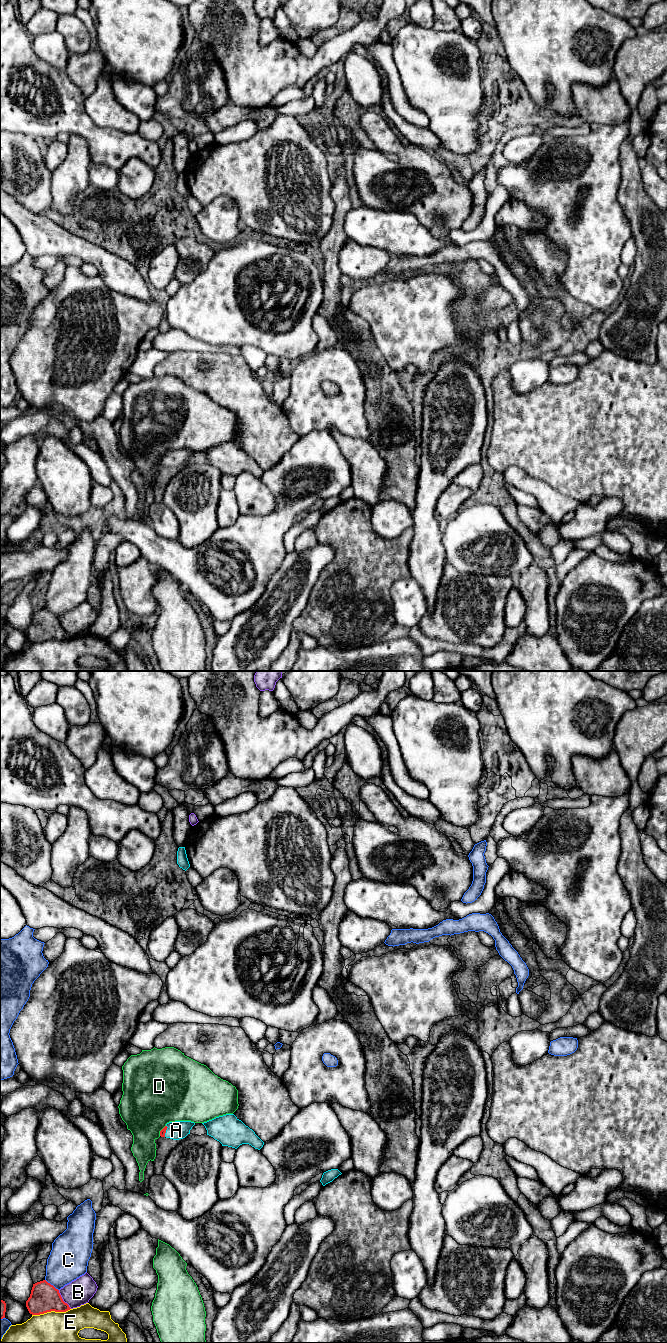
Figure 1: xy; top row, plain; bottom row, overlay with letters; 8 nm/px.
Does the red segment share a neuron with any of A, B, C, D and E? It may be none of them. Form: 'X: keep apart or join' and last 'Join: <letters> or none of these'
A: join
B: keep apart
C: keep apart
D: keep apart
E: keep apart
Join: A

